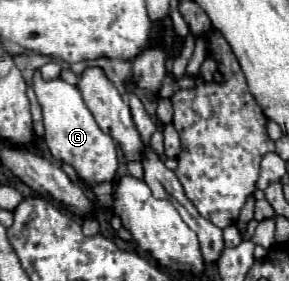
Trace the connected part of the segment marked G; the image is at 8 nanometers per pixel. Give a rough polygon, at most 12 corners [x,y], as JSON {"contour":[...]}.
{"contour":[[43,81],[43,141],[89,185],[113,181],[117,145],[75,85]]}

